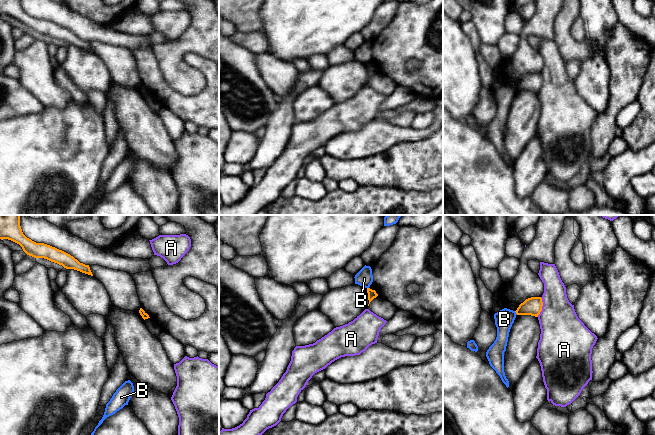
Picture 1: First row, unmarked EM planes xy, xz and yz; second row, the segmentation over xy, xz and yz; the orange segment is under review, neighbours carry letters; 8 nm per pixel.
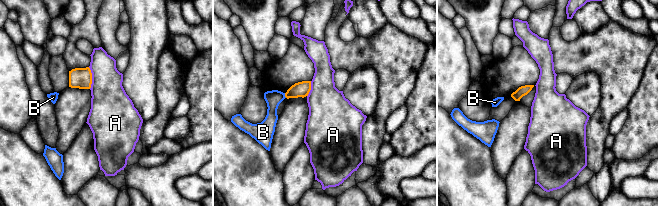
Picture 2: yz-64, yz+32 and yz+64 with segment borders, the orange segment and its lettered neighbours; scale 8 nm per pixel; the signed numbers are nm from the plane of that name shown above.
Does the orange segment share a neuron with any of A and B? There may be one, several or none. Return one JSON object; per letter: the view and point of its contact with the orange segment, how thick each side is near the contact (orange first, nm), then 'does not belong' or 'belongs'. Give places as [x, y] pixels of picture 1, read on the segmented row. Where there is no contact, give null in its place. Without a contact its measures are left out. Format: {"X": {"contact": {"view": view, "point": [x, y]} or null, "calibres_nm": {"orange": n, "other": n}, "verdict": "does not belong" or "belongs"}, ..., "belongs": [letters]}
{"A": {"contact": {"view": "yz", "point": [541, 307]}, "calibres_nm": {"orange": 150, "other": 340}, "verdict": "does not belong"}, "B": {"contact": {"view": "yz", "point": [516, 313]}, "calibres_nm": {"orange": 150, "other": 150}, "verdict": "does not belong"}, "belongs": []}

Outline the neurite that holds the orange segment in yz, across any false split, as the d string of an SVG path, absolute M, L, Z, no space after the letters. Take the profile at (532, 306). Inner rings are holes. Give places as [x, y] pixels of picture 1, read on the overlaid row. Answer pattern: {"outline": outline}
{"outline": "M531 297L521 303L515 312L517 315L531 315L538 317L542 311L542 306L543 302L541 297Z"}

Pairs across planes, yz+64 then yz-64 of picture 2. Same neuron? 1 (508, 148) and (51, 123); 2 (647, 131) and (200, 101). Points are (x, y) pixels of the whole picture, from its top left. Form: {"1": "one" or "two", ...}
{"1": "two", "2": "one"}

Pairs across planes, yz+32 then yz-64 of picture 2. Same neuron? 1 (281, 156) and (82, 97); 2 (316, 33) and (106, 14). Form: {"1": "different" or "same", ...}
{"1": "same", "2": "different"}

